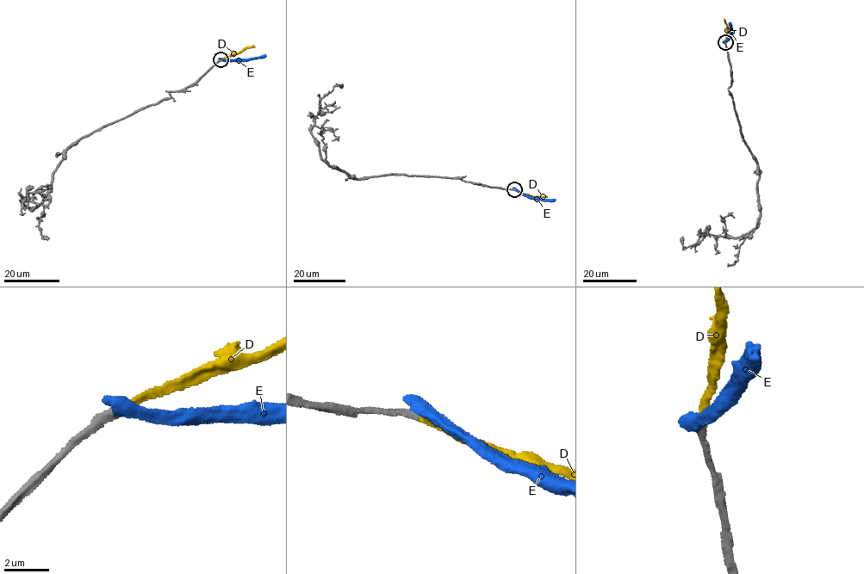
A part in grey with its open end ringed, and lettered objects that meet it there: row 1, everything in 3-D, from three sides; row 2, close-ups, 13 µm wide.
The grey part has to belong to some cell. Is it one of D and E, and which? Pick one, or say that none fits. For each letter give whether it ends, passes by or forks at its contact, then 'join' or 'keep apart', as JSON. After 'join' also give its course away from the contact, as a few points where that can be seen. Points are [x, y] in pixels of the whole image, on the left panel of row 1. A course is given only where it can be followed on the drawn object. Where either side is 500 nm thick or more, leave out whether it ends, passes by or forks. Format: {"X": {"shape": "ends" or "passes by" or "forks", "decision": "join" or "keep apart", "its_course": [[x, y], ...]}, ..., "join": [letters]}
{"D": {"shape": "ends", "decision": "join", "its_course": [[221, 60], [254, 46]]}, "E": {"decision": "keep apart"}, "join": ["D"]}

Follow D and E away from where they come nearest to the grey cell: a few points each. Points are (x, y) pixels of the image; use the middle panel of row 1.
D: (514, 189), (525, 194), (547, 197)
E: (514, 189), (536, 199), (555, 200)

